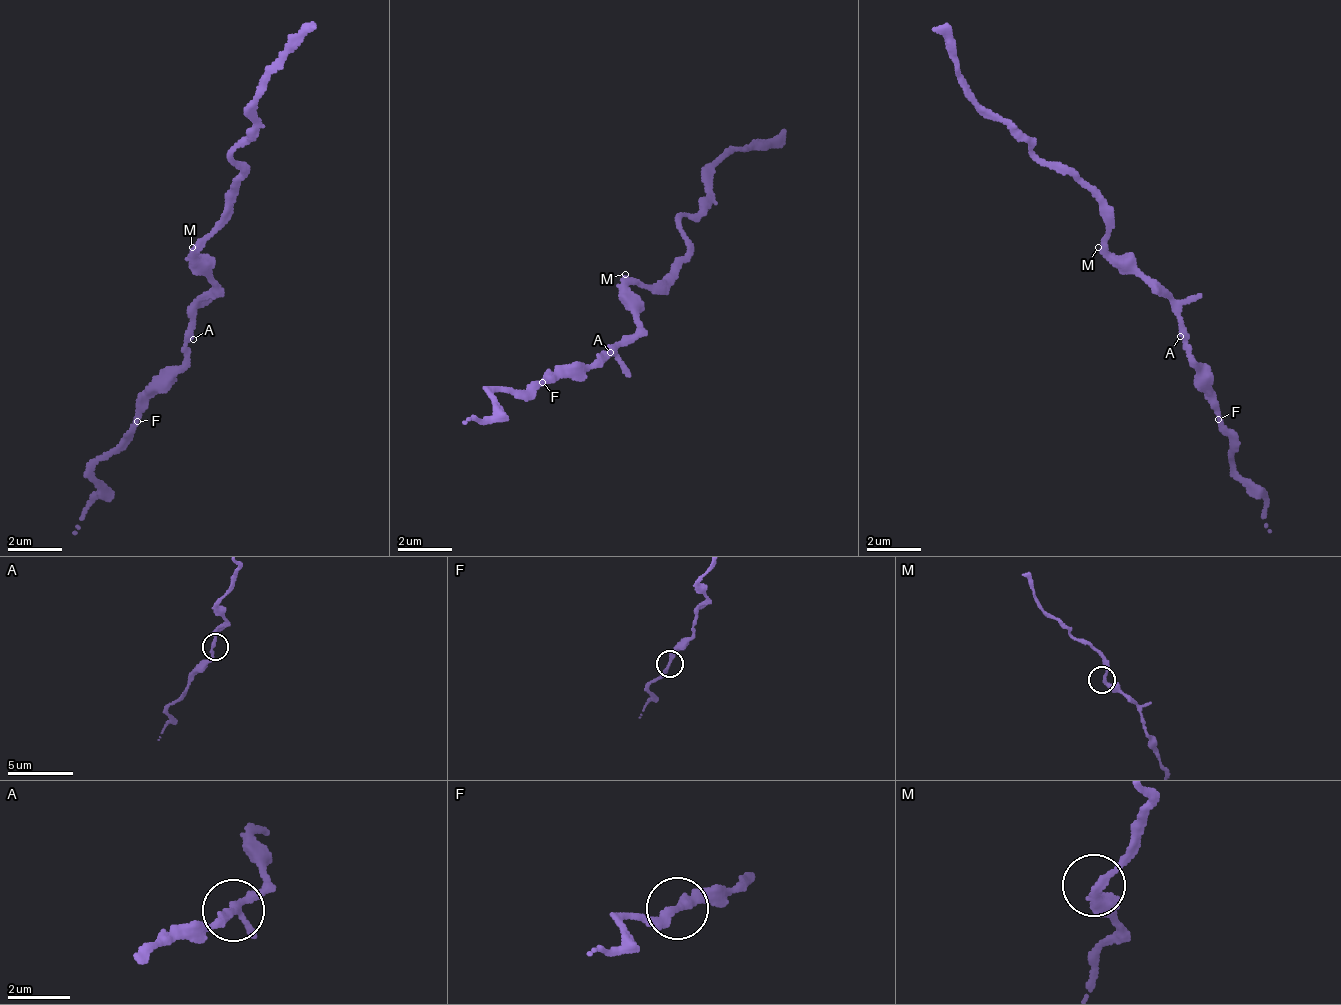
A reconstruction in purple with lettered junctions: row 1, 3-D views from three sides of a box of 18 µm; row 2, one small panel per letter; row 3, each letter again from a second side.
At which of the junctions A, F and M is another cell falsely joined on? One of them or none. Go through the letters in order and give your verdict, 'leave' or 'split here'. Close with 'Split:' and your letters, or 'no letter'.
A: leave
F: leave
M: leave
Split: no letter

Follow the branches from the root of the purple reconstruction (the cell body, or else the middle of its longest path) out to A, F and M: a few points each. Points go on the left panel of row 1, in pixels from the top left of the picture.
A: (208, 269), (211, 283), (192, 305), (193, 339)
F: (208, 269), (211, 283), (192, 305), (180, 367), (135, 423)
M: (208, 269), (192, 247)

